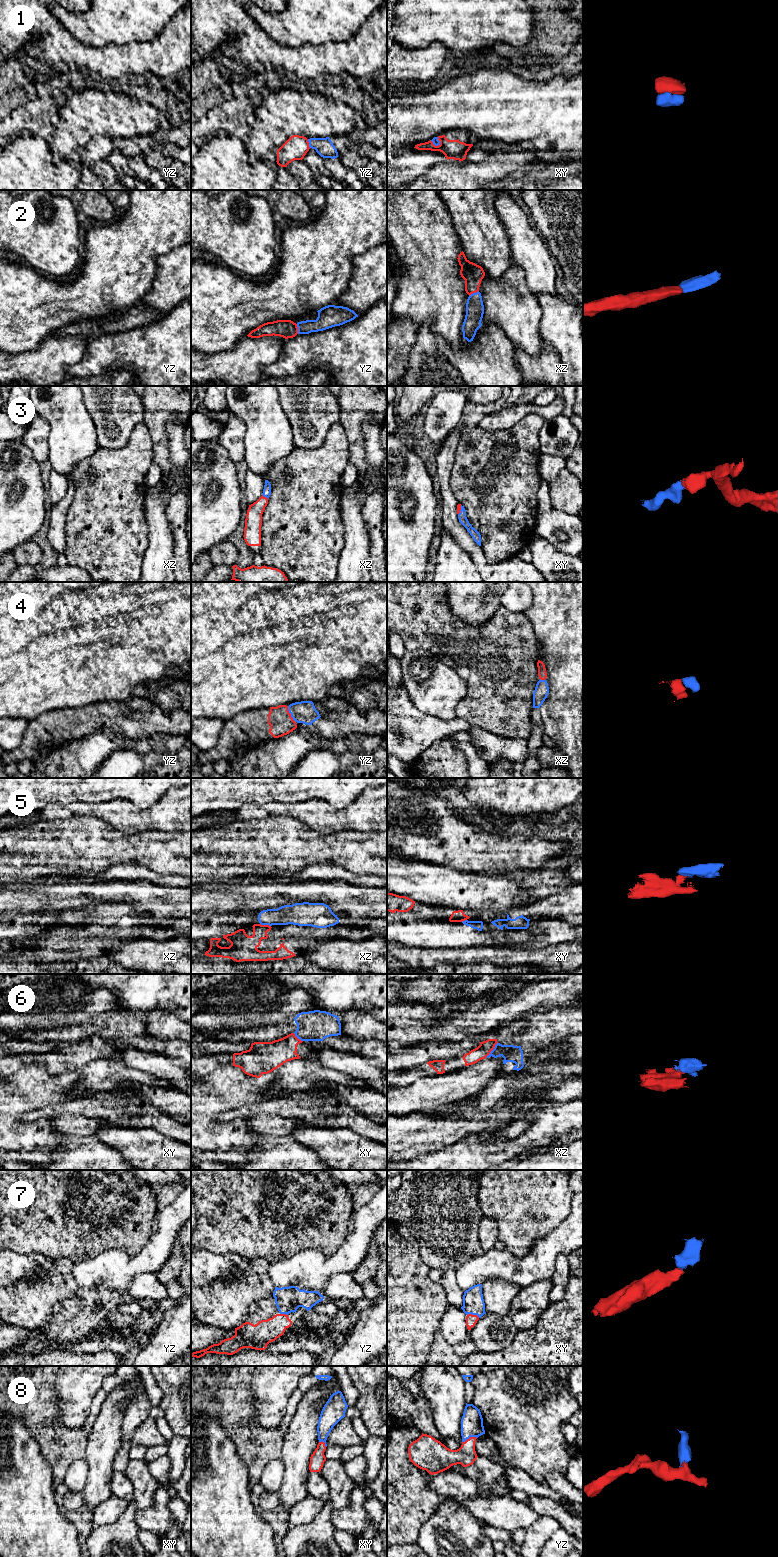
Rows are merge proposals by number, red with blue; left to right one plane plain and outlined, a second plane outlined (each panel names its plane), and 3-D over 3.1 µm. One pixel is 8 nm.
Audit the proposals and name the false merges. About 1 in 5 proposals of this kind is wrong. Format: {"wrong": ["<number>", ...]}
{"wrong": ["6"]}

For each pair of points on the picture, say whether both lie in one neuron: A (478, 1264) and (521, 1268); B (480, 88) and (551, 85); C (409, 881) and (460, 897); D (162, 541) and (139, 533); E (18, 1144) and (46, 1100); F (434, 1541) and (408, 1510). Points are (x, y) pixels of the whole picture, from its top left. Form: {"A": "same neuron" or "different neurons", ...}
{"A": "same neuron", "B": "same neuron", "C": "same neuron", "D": "different neurons", "E": "same neuron", "F": "different neurons"}

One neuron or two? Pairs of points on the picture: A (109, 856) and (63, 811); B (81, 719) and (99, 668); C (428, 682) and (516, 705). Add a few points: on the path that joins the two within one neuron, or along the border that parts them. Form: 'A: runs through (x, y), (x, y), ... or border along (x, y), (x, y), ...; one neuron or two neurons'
A: border along (93, 815), (73, 815), (47, 820); two neurons
B: border along (109, 700), (63, 709); two neurons
C: border along (455, 671), (466, 684), (456, 714); two neurons

